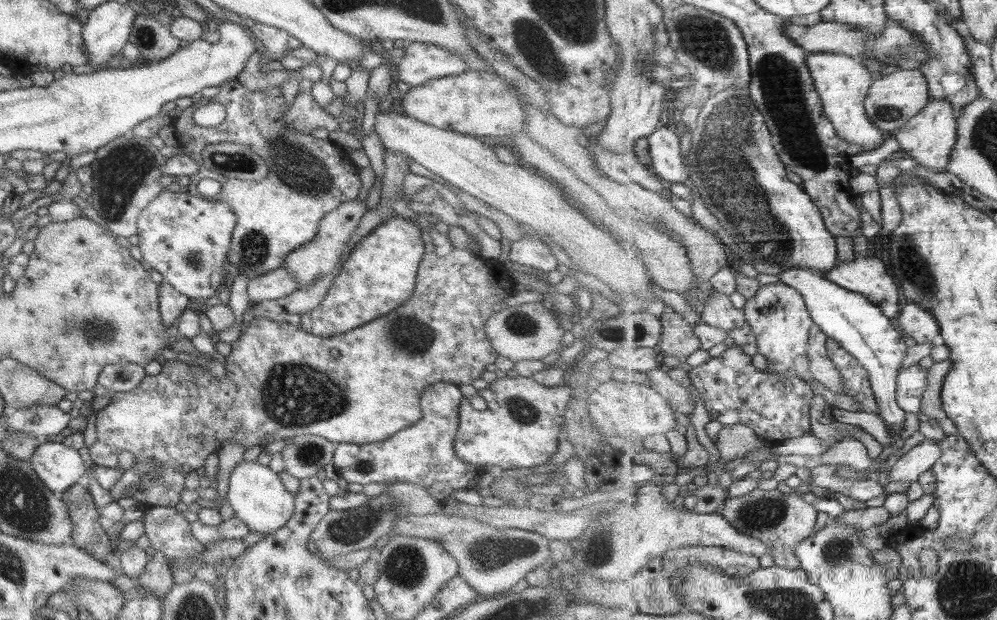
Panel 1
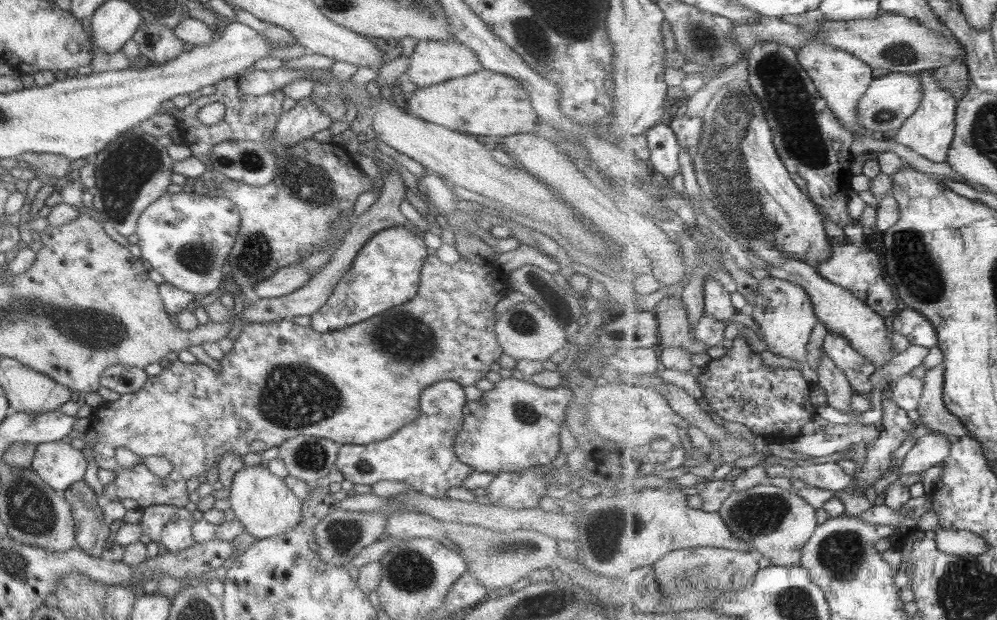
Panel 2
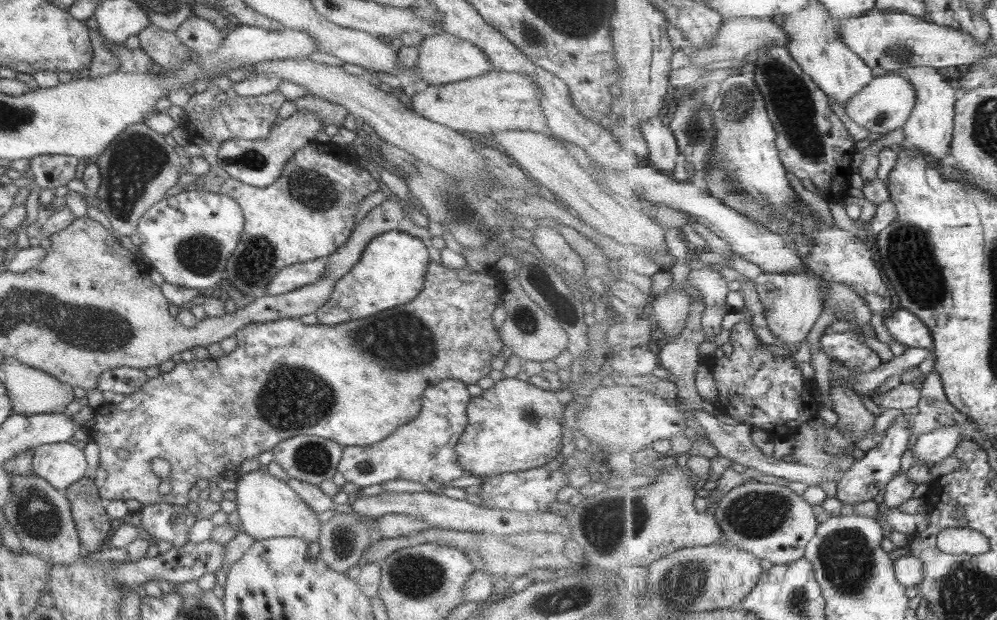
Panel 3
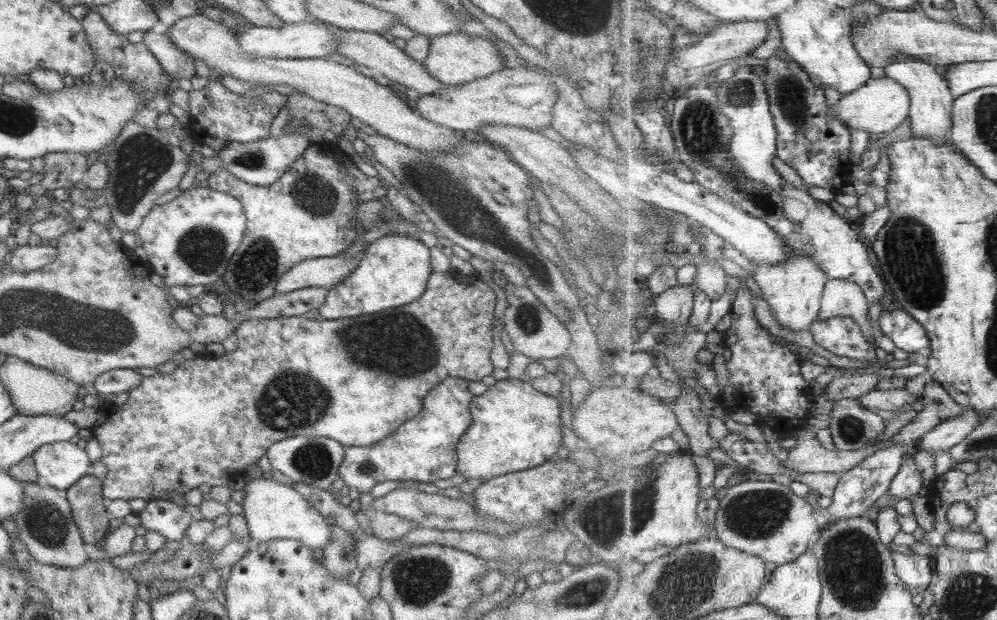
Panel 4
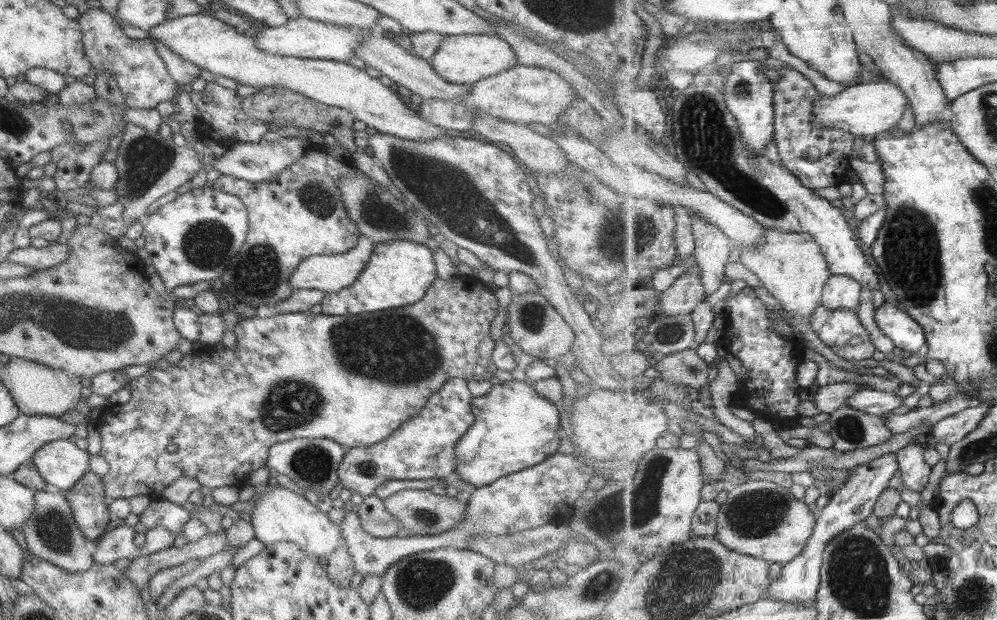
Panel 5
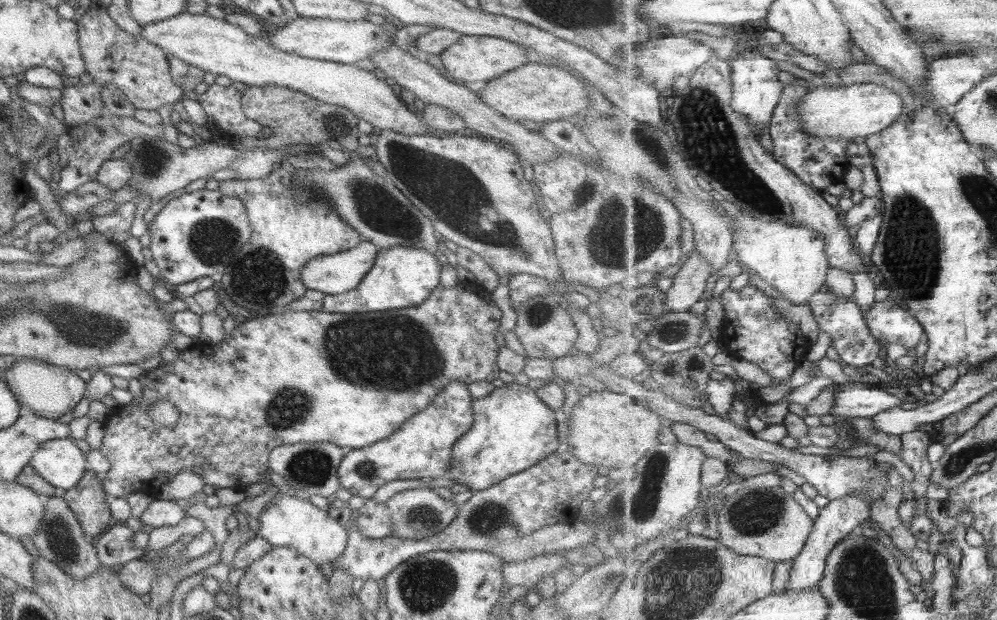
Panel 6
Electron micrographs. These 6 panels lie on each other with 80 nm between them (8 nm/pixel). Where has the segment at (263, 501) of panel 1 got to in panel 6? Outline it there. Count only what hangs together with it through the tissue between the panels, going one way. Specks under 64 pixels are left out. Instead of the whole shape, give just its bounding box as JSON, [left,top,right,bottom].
[256,493,346,566]

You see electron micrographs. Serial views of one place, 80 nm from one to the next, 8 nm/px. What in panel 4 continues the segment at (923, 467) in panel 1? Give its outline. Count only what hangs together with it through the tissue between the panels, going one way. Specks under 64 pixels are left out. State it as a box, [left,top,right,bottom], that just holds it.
[916,409,981,454]

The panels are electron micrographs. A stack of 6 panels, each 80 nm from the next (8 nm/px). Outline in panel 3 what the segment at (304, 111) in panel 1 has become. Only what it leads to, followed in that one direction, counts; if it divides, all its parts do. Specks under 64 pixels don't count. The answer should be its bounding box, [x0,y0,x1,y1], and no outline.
[216,112,321,188]

